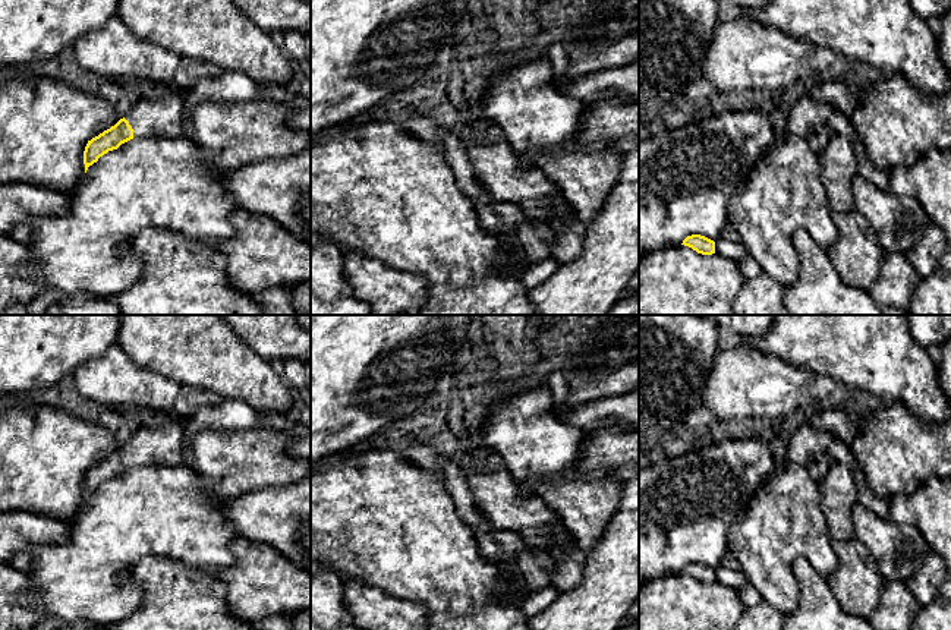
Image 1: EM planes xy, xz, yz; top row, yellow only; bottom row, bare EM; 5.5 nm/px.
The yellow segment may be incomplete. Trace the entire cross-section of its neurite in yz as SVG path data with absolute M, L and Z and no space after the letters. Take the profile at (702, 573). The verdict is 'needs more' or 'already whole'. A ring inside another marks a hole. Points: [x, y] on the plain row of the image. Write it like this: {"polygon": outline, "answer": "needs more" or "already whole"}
{"polygon": "M700 563L687 564L681 573L692 576L702 583L715 582L715 570Z", "answer": "already whole"}

